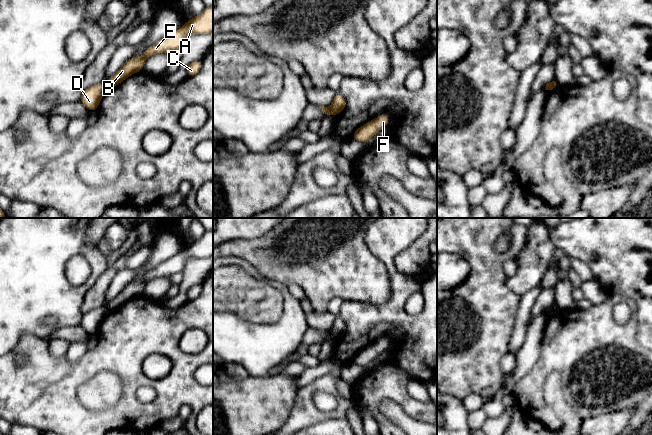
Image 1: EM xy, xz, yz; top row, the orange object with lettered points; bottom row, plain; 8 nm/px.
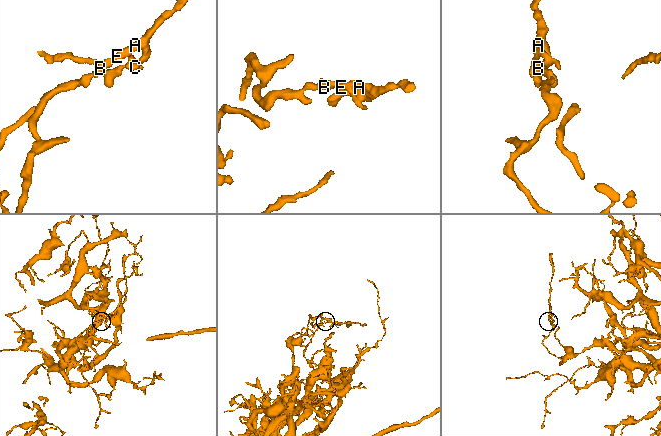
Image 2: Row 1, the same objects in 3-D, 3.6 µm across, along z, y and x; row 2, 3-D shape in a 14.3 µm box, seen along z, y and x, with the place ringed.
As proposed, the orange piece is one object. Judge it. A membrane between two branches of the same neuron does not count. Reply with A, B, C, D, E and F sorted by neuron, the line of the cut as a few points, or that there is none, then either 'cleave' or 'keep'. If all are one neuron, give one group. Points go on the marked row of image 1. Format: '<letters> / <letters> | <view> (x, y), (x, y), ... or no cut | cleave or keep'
A B C E F / D | xz (330, 108), (333, 114) | cleave

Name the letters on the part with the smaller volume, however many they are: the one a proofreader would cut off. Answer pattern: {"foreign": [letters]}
{"foreign": ["A", "B", "C", "E", "F"]}

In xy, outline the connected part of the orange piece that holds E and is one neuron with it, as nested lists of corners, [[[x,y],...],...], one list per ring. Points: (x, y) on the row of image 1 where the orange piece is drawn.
[[[213,6],[206,7],[200,15],[187,21],[182,28],[150,46],[142,56],[131,57],[127,60],[115,74],[107,80],[109,88],[115,87],[130,75],[142,71],[148,57],[154,54],[169,53],[176,49],[182,49],[188,34],[209,34],[212,31]]]

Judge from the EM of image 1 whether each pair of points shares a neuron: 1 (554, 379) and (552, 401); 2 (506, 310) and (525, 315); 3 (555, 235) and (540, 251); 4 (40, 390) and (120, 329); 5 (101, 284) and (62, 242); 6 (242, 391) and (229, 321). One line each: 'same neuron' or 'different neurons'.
1: same neuron
2: different neurons
3: different neurons
4: same neuron
5: different neurons
6: different neurons

